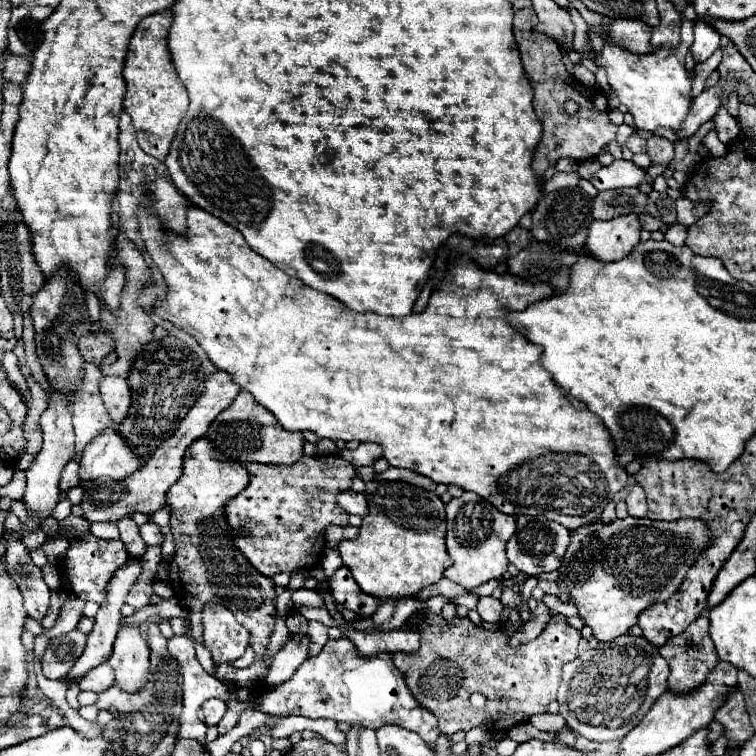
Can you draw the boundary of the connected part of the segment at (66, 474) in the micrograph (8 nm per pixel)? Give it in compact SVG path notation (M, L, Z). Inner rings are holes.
M70 460L68 466L62 470L62 478L60 478L60 490L66 492L74 486L78 486L80 482L80 476L78 476L78 462L76 460Z

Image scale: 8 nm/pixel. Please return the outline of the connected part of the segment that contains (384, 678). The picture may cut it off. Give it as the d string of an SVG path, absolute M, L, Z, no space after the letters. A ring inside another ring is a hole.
M342 636L338 640L328 640L328 644L320 650L320 654L308 658L294 676L278 688L270 688L258 700L258 708L268 714L302 714L308 718L332 718L336 722L360 724L366 728L380 728L384 722L400 724L416 734L434 748L434 742L440 734L438 720L432 712L420 706L414 696L408 692L404 674L394 666L388 654L374 656L372 668L368 658L356 656L356 648L352 642ZM350 670L358 670L358 688L346 684L346 674Z

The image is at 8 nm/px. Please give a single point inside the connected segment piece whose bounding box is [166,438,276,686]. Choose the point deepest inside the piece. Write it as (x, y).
(207, 567)

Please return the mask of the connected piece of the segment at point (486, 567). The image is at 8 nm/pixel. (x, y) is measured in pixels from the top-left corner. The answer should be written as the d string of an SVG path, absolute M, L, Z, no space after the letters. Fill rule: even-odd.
M466 496L454 498L446 506L446 546L448 554L452 558L452 566L444 570L444 576L468 590L478 588L480 584L502 578L508 570L508 558L506 558L506 542L516 530L516 518L502 514L498 508L494 508L490 502L480 500L468 500Z

